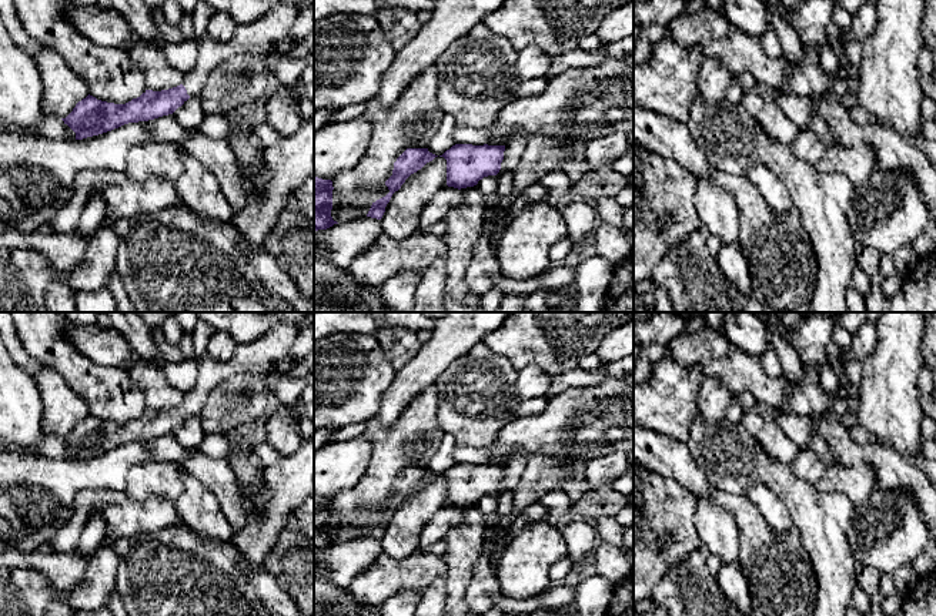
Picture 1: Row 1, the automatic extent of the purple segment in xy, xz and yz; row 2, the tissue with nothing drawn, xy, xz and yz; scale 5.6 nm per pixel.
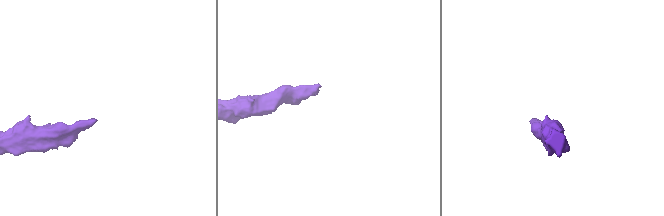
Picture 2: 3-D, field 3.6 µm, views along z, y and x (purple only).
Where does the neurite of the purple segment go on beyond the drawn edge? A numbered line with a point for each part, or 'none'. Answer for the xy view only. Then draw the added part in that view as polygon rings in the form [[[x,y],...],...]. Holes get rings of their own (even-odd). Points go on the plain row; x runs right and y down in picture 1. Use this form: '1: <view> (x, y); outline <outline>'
1: xy (257, 357); outline [[[281,324],[257,341],[237,344],[233,358],[227,362],[204,354],[198,362],[198,376],[194,388],[183,399],[190,416],[200,415],[210,392],[227,378],[237,374],[263,374],[271,365],[288,356],[298,337],[298,325]]]

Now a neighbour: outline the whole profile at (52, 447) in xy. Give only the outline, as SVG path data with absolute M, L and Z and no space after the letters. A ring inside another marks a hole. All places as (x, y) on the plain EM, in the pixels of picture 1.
M53 435L40 439L34 446L34 453L54 459L76 459L76 452L60 436Z

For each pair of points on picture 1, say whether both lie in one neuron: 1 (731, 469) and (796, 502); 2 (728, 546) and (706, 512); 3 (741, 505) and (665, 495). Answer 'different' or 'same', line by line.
1: same
2: same
3: different

